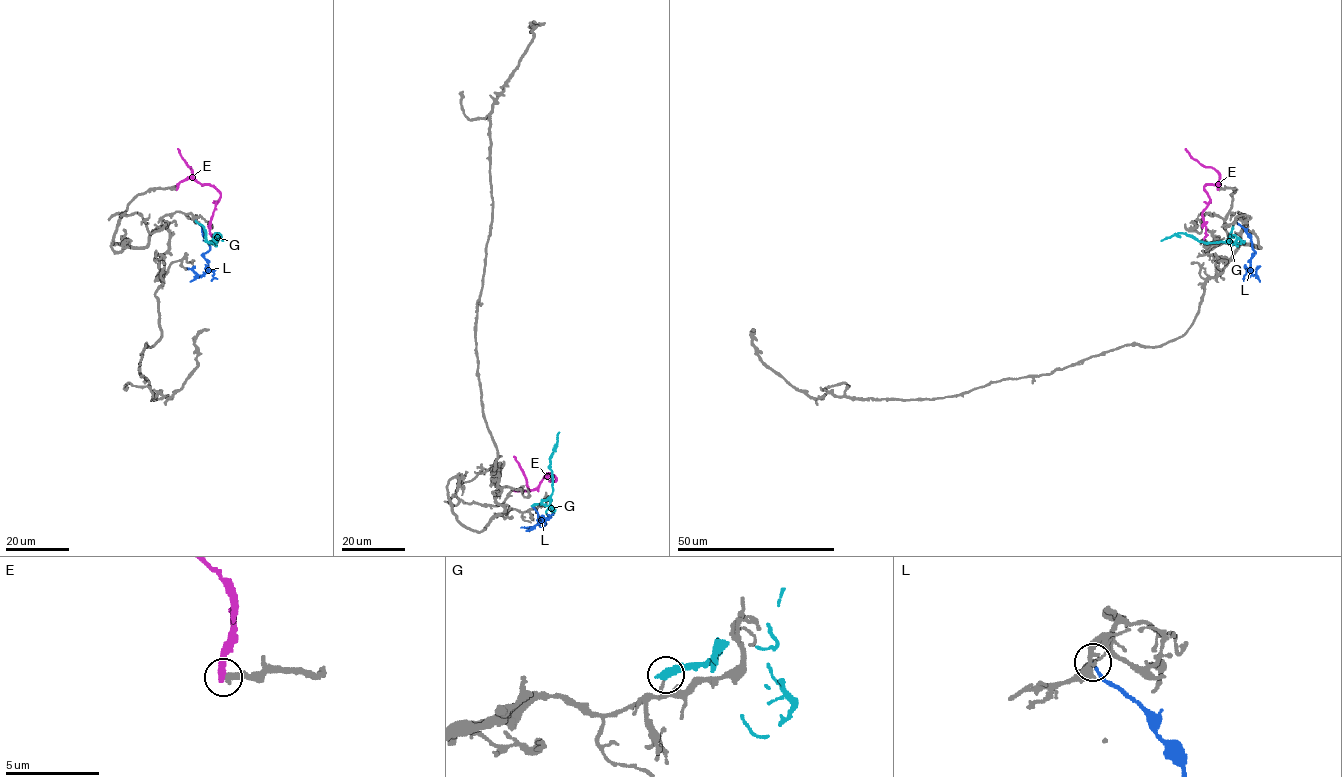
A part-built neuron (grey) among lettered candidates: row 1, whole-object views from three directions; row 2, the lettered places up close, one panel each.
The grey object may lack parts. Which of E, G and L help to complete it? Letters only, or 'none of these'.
none of these

